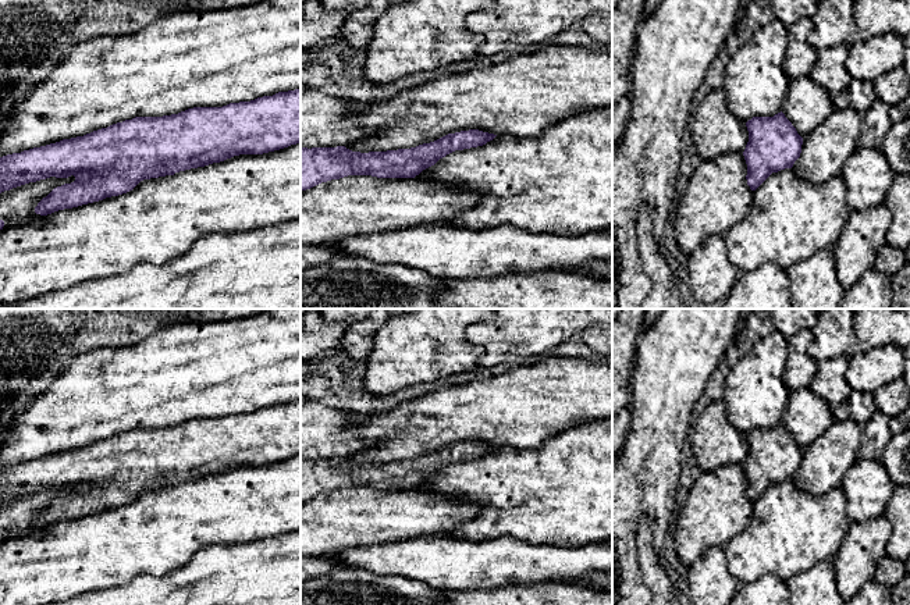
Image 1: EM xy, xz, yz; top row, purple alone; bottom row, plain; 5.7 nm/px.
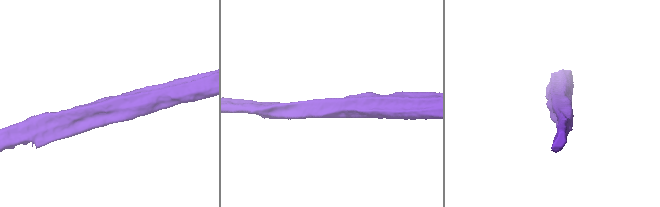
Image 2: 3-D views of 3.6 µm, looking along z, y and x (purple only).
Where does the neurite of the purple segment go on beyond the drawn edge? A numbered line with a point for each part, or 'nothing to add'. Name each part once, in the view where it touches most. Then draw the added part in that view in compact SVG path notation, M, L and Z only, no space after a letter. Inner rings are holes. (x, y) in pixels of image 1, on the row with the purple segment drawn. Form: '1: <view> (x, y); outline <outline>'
nothing to add

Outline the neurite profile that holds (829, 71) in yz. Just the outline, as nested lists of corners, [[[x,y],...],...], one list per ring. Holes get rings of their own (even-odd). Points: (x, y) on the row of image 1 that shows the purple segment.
[[[838,45],[818,50],[818,58],[811,70],[811,79],[822,86],[831,96],[843,92],[852,82],[846,70],[850,46]]]

